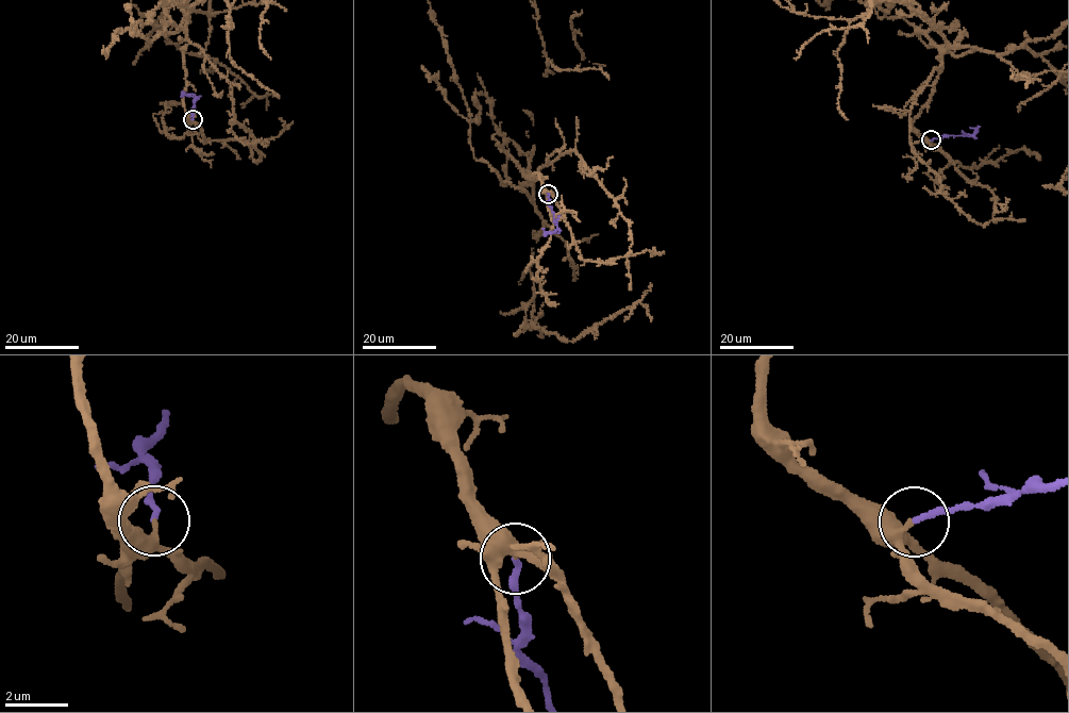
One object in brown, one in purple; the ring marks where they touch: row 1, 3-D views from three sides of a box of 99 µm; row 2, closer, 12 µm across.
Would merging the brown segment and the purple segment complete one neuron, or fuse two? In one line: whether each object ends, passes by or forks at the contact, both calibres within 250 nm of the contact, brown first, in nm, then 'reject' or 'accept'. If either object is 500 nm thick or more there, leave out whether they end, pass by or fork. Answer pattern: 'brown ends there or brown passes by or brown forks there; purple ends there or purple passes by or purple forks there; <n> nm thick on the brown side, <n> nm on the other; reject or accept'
brown passes by; purple ends there; 280 nm thick on the brown side, 180 nm on the other; accept

